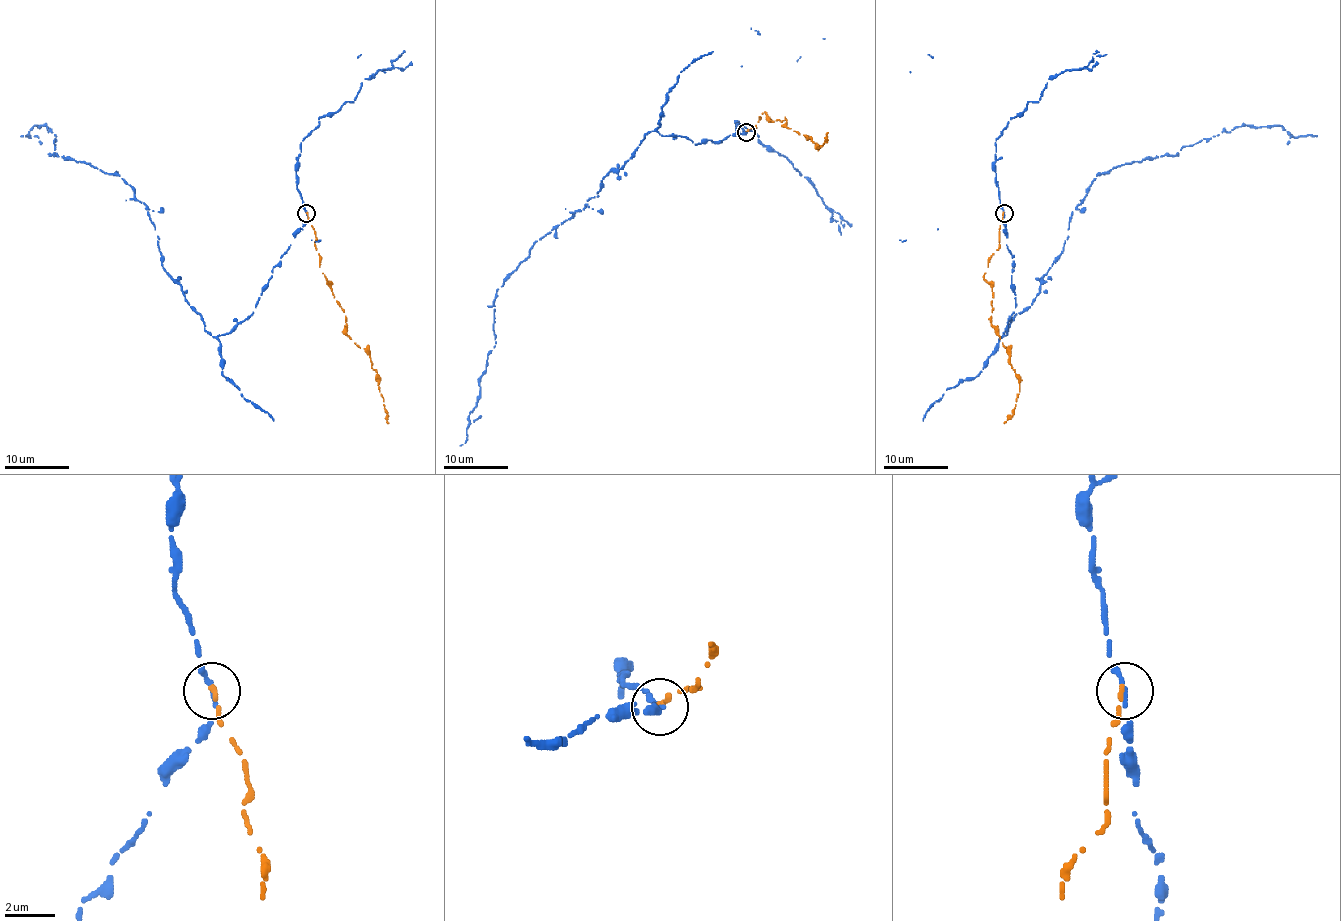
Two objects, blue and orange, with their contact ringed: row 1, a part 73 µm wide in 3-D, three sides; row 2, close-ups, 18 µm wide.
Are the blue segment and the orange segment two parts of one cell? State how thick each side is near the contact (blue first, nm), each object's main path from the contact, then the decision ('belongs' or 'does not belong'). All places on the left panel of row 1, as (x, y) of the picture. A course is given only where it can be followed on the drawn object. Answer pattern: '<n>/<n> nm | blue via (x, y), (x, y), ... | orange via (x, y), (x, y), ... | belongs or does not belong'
220/190 nm | blue via (306, 213), (256, 307), (212, 337), (162, 265), (134, 191), (55, 155), (56, 136), (45, 124), (21, 136) | orange via (306, 213), (316, 234), (319, 267), (343, 311), (346, 333), (364, 348), (389, 422) | does not belong

